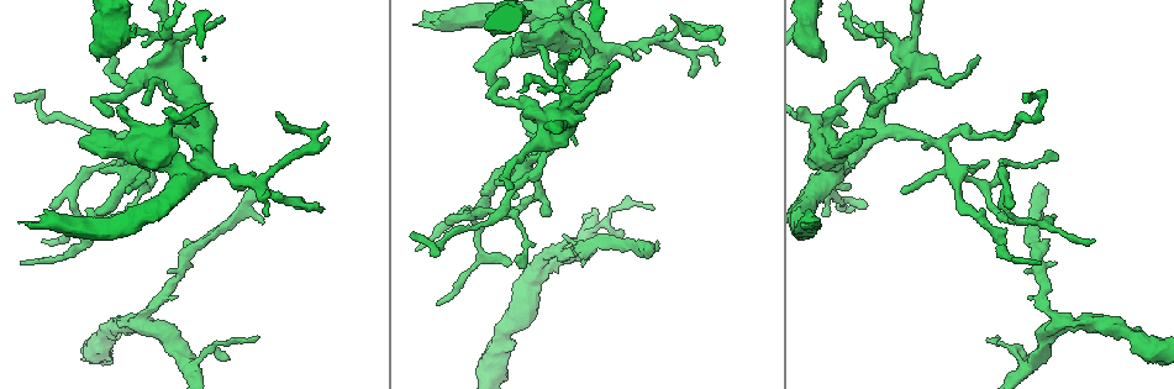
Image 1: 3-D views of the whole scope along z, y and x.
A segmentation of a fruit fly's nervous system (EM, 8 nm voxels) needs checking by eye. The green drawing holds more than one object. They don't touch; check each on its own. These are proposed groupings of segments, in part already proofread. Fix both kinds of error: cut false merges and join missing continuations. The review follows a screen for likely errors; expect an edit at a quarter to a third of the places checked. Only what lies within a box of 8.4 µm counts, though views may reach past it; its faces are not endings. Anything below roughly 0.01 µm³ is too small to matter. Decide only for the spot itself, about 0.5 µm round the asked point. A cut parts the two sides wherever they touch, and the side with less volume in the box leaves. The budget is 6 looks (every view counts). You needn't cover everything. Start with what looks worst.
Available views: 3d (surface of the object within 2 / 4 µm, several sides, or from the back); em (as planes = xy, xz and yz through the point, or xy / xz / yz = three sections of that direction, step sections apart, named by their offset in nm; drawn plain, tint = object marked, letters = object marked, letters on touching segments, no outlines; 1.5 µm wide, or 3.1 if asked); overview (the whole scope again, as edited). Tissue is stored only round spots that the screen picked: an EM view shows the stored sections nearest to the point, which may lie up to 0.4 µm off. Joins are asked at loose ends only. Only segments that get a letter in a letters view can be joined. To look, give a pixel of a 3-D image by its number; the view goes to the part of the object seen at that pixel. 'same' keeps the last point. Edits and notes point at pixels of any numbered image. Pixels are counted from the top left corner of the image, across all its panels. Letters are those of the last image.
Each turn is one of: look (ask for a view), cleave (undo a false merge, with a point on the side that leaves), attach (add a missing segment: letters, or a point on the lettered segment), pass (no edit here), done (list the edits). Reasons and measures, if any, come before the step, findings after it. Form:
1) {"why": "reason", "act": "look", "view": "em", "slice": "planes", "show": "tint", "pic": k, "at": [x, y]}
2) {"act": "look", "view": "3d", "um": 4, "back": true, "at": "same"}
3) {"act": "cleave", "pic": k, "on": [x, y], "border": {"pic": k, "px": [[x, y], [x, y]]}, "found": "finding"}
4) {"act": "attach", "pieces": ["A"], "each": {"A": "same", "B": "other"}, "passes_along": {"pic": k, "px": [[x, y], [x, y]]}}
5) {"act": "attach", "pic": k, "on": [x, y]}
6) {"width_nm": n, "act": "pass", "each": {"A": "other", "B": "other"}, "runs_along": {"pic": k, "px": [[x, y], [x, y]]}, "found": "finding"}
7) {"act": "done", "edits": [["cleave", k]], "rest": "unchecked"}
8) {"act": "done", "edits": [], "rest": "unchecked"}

{"why": "free end", "act": "look", "view": "3d", "um": 2, "pic": 1, "at": [826, 59]}

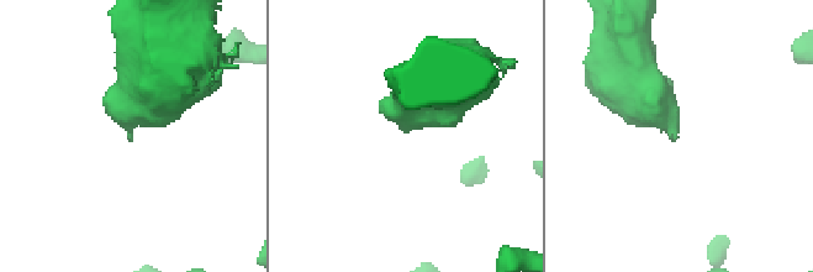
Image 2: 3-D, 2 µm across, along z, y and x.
{"why": "need the tissue", "act": "look", "view": "em", "slice": "yz", "step": 4, "show": "tint", "pic": 2, "at": [129, 132]}

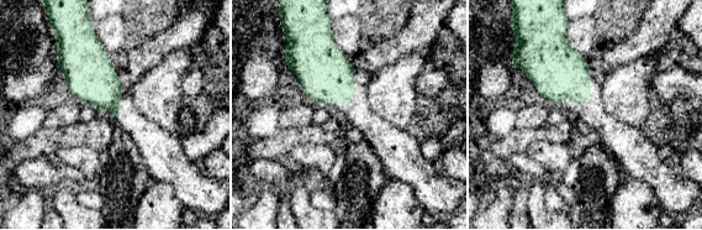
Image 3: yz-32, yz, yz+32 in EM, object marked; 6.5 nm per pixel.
{"why": "see the neighbours", "act": "look", "view": "em", "slice": "yz", "step": 4, "show": "letters", "at": "same"}

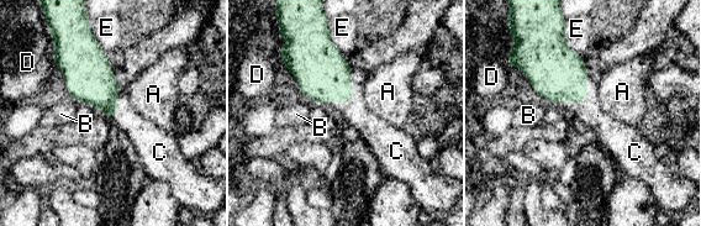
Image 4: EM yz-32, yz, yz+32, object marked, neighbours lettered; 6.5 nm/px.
{"longest_contact_nm": ["C", 280], "act": "attach", "pieces": ["C"], "each": {"A": "other", "B": "other", "C": "same", "D": "other", "E": "other"}, "found": "the neuron continues"}

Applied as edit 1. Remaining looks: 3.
{"act": "look", "view": "overview"}

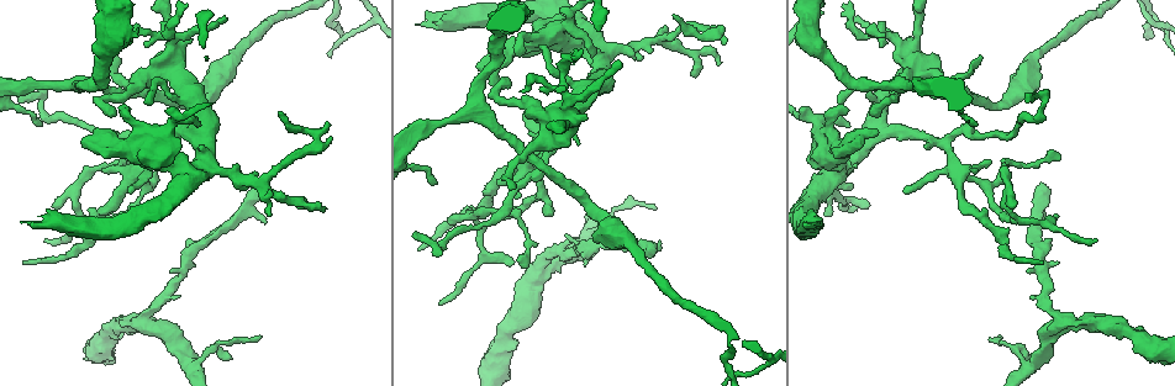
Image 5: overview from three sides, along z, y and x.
{"why": "branch stops here", "act": "look", "view": "em", "slice": "planes", "show": "letters", "pic": 5, "at": [696, 74]}

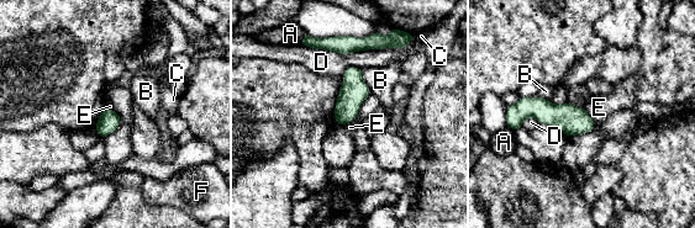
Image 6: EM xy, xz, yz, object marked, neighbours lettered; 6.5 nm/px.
{"act": "pass", "each": {"A": "other", "B": "other", "C": "other", "D": "other", "E": "other", "F": "other"}, "border": {"pic": 6, "px": [[584, 107], [595, 123]]}, "found": "no lettered segment goes on from it"}

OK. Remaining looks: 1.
{"why": "branch stops here", "act": "look", "view": "em", "slice": "planes", "show": "letters", "pic": 5, "at": [1041, 187]}

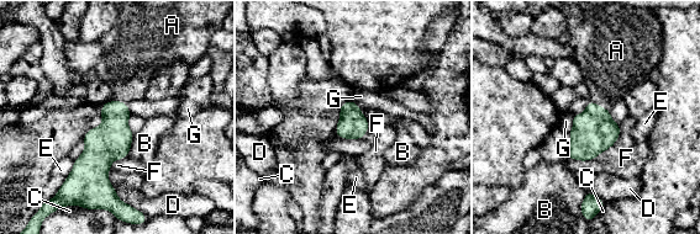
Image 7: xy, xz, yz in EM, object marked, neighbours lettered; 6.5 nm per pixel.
{"act": "attach", "pieces": ["A"], "each": {"A": "same", "B": "other", "C": "other", "D": "other", "E": "other", "F": "other", "G": "other"}, "passes_along": {"pic": 7, "px": [[594, 131], [599, 106], [610, 70]]}, "found": "the neuron continues"}

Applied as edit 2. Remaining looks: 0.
{"act": "done", "edits": [["attach", 4], ["attach", 7]], "rest": "unchecked"}

